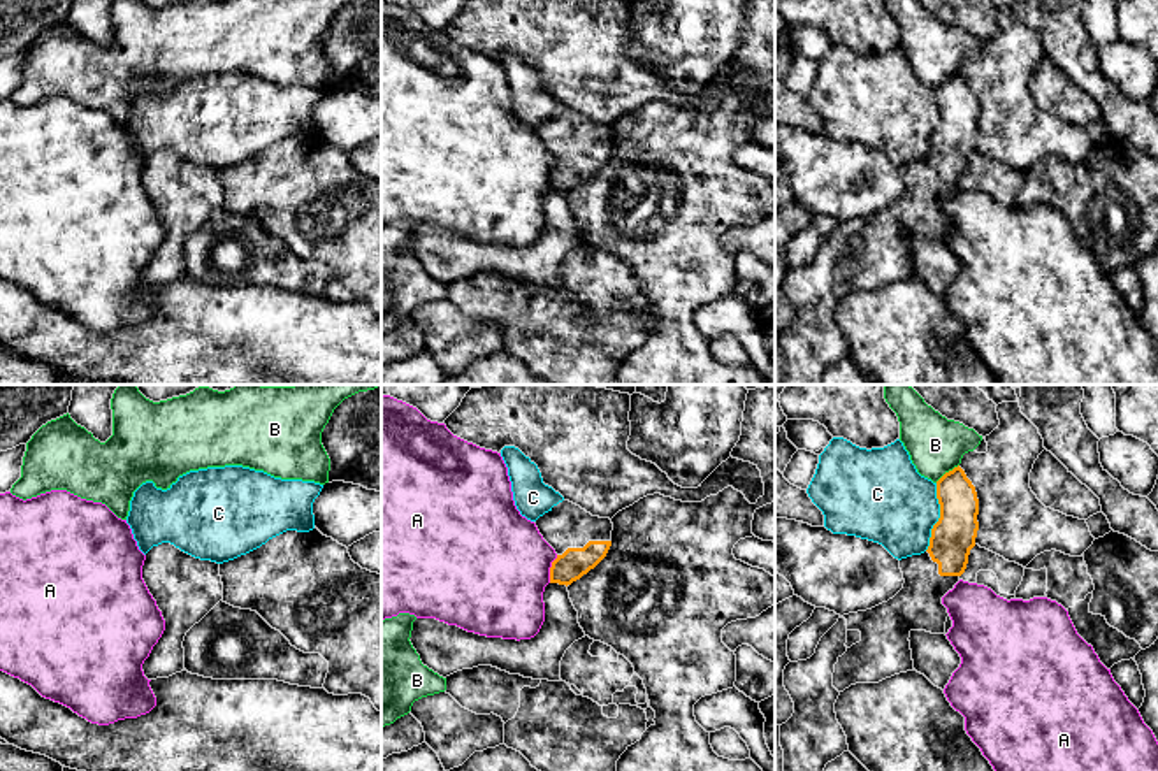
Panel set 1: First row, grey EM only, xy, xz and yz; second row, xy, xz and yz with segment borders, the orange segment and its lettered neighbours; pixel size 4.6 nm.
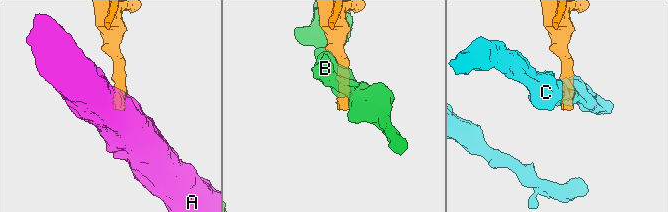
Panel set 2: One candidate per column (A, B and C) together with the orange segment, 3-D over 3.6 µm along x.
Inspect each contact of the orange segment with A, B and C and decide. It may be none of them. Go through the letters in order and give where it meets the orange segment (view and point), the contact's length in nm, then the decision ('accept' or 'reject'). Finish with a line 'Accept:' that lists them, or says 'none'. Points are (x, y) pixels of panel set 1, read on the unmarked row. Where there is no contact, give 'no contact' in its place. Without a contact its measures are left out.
A: contact xz (550, 176); length 130 nm; reject
B: contact yz (946, 79); length 140 nm; reject
C: contact yz (940, 123); length 320 nm; reject
Accept: none

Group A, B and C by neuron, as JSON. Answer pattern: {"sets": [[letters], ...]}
{"sets": [["A"], ["B"], ["C"]]}

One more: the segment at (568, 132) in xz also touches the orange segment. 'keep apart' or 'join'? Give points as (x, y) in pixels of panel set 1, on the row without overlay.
join

